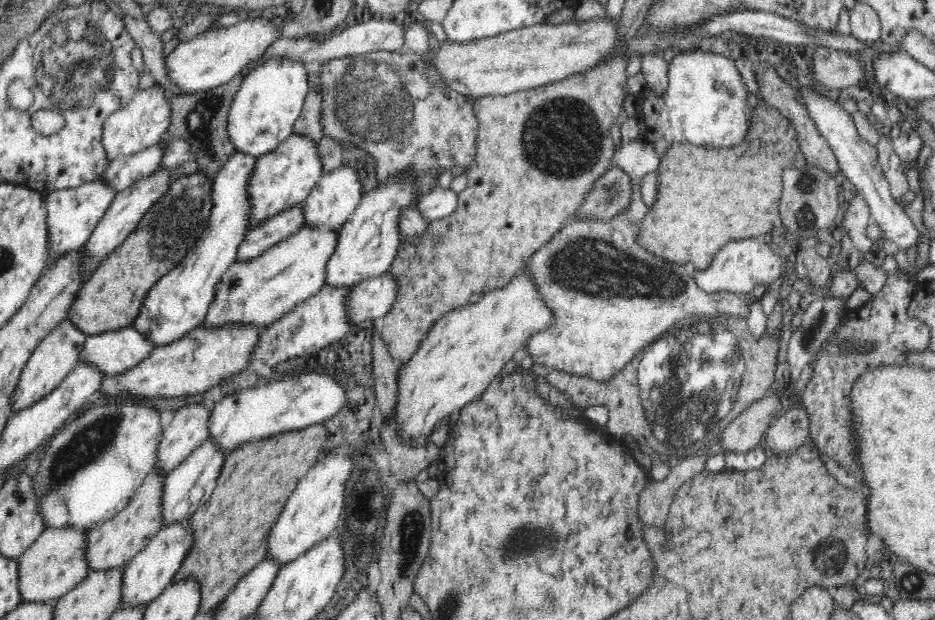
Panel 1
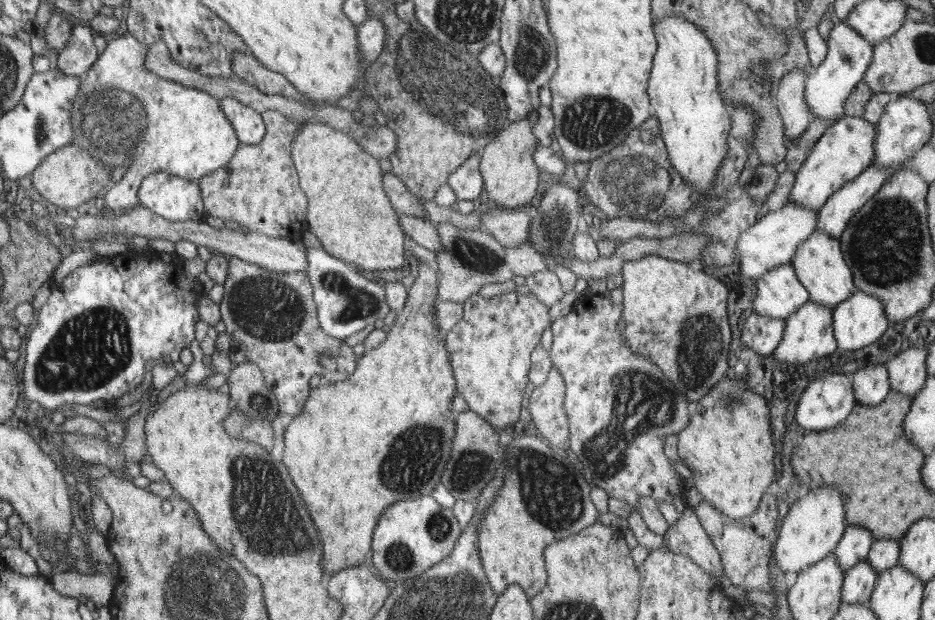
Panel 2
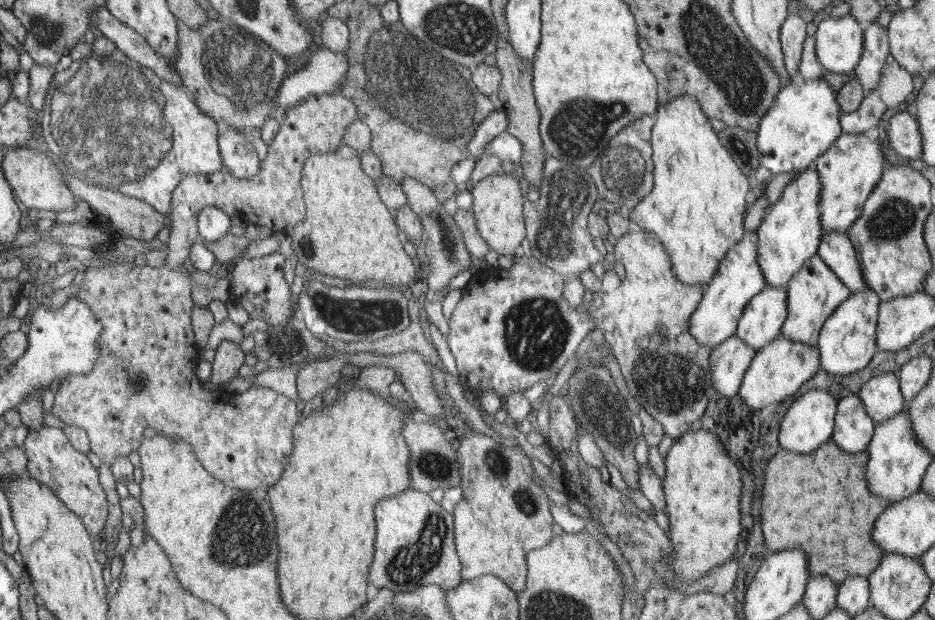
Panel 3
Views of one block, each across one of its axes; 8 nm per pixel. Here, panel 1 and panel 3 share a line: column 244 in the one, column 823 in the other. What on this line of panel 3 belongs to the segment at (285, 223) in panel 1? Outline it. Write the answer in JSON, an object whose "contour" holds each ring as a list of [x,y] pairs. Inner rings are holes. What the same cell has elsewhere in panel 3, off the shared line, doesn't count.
{"contour":[[[828,231],[820,241],[817,255],[852,293],[870,289],[863,279],[854,245],[847,233]]]}

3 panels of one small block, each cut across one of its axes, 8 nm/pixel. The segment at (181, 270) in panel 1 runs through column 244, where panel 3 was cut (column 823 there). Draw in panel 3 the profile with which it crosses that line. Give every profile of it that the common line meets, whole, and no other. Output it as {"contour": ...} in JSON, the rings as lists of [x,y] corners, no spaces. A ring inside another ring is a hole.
{"contour":[[[842,132],[830,149],[816,160],[813,166],[818,171],[821,184],[818,208],[820,208],[822,238],[828,231],[847,232],[860,217],[866,199],[882,178],[883,170],[887,165],[882,153],[882,142],[874,133]]]}

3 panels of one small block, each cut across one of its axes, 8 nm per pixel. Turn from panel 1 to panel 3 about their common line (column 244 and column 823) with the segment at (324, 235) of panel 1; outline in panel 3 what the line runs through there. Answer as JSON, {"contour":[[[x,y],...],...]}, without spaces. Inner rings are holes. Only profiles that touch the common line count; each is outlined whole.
{"contour":[[[817,254],[809,258],[799,272],[788,281],[789,314],[781,334],[796,342],[814,346],[827,318],[851,295],[851,290],[836,276],[836,273]]]}

